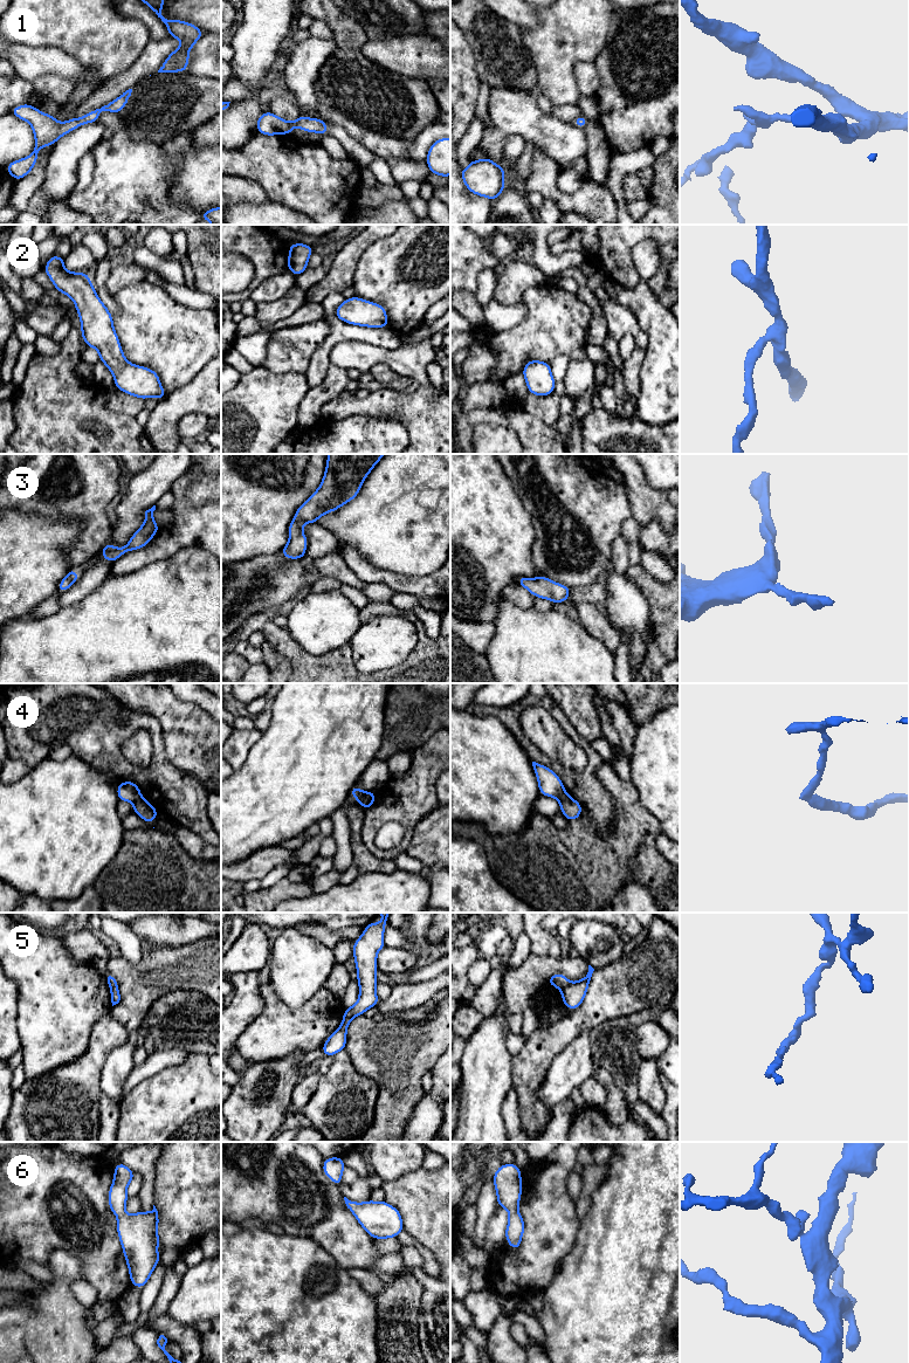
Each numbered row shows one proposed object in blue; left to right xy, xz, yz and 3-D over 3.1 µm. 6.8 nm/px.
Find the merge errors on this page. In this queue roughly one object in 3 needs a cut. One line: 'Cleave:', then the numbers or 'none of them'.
Cleave: 4, 5

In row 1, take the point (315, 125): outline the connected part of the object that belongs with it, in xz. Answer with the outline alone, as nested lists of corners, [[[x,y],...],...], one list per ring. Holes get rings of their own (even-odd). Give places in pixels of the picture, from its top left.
[[[270,111],[263,112],[256,123],[257,132],[266,136],[276,136],[277,133],[291,136],[291,130],[297,126],[307,132],[317,132],[322,136],[328,135],[328,124],[323,119],[308,118],[301,115],[296,121],[288,122]]]

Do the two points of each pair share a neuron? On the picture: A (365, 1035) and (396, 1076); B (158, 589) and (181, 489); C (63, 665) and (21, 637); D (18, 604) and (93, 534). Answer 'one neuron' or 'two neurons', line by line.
A: one neuron
B: two neurons
C: one neuron
D: two neurons

